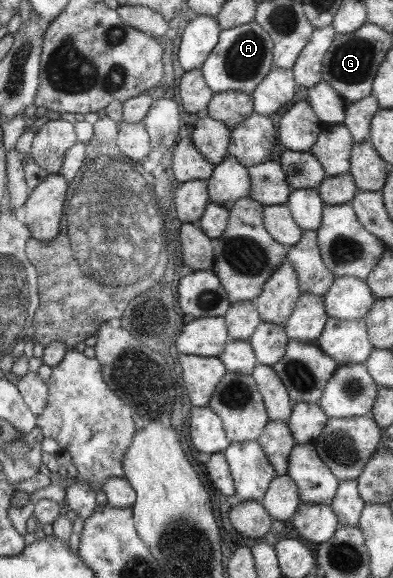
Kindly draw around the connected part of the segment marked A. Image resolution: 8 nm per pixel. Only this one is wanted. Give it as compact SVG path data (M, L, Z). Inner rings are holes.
M256 21L222 30L220 42L200 69L204 74L206 84L215 94L232 90L251 95L274 70L273 48L275 46L273 37Z

